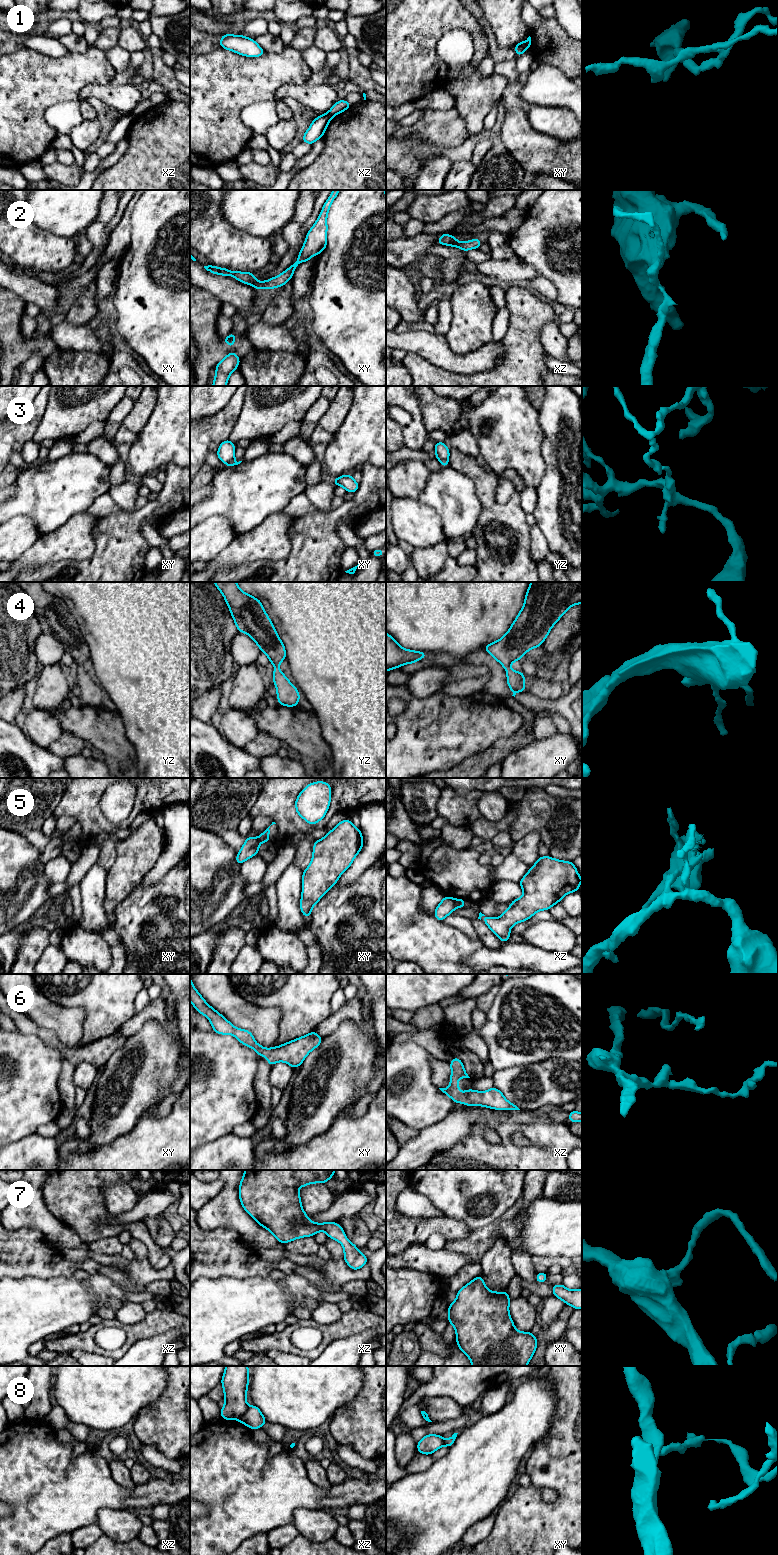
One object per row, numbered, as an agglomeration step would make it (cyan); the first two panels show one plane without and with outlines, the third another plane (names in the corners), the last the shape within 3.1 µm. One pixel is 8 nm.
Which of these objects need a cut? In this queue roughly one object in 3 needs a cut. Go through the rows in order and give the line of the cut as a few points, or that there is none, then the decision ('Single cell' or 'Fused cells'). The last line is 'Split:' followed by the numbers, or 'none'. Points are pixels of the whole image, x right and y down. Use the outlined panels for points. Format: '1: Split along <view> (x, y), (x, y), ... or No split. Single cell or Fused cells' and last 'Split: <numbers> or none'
1: Split along xy (522, 42), (526, 48). Fused cells
2: Split along xz (456, 240), (449, 244). Fused cells
3: Split along xy (233, 459), (225, 463). Fused cells
4: No split. Single cell
5: Split along xz (453, 899), (456, 906). Fused cells
6: No split. Single cell
7: No split. Single cell
8: Split along xz (248, 1407), (237, 1419). Fused cells
Split: 1, 2, 3, 5, 8

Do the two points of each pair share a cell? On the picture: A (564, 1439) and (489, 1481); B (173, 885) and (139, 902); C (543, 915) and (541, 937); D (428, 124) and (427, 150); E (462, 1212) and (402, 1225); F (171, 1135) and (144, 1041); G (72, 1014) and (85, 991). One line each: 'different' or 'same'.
A: different
B: same
C: different
D: different
E: different
F: different
G: different

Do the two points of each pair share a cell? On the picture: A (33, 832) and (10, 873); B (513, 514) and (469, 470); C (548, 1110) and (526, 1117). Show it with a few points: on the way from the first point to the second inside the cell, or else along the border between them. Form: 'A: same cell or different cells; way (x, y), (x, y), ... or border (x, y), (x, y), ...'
A: different cells; border (10, 829), (22, 834), (41, 853)
B: same cell; way (499, 511), (487, 499), (486, 486), (483, 483)
C: same cell; way (543, 1113), (531, 1116)

